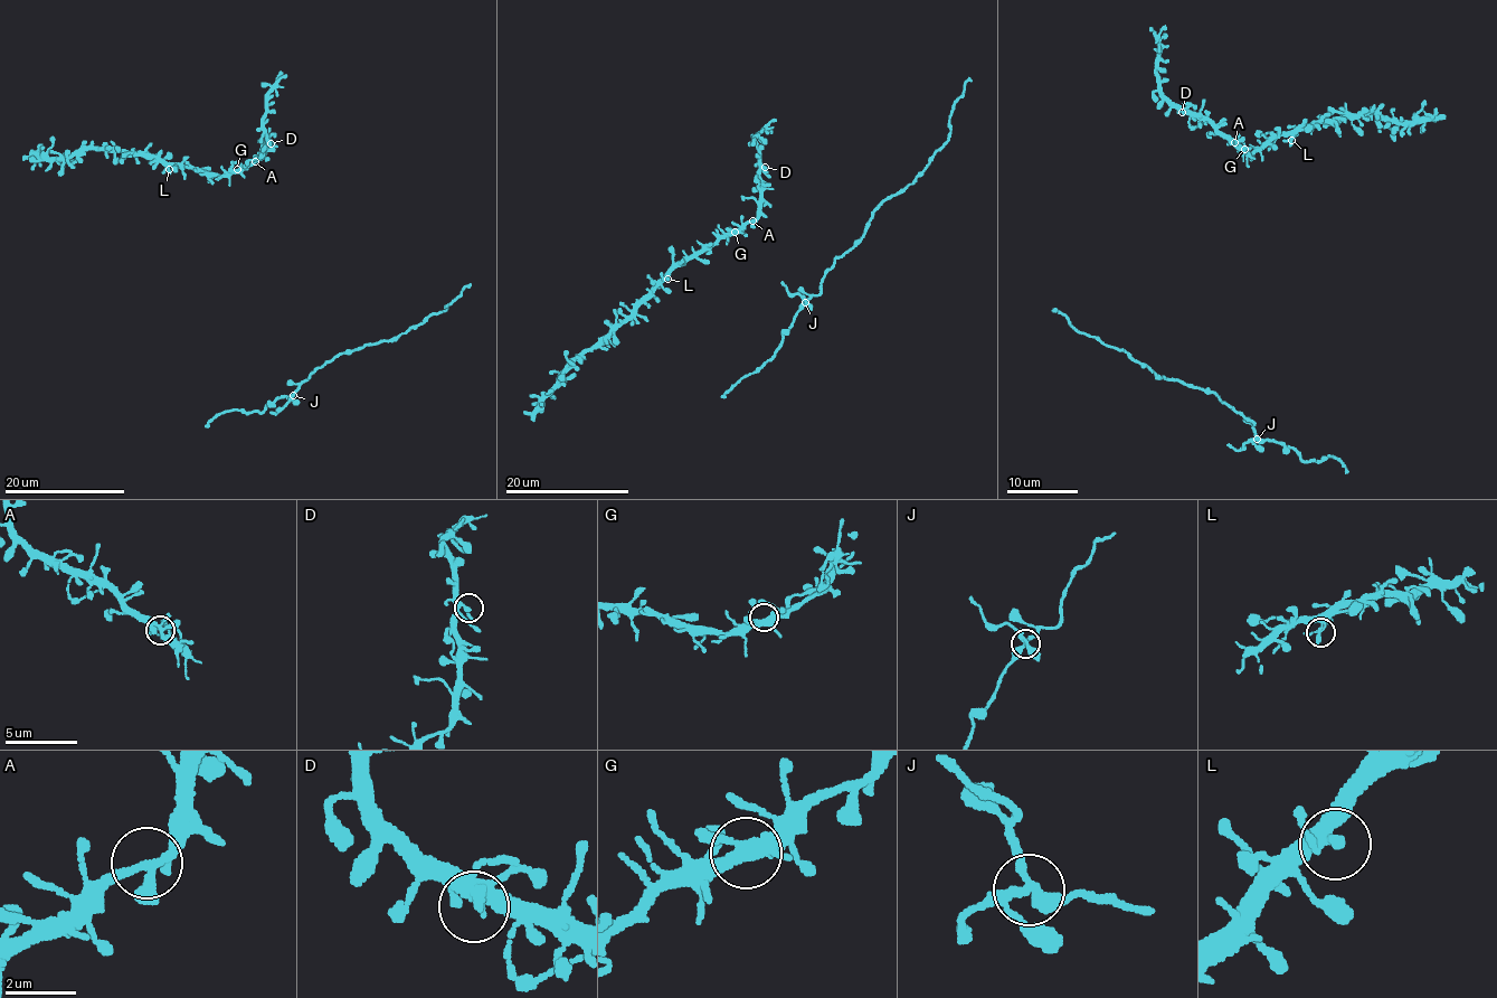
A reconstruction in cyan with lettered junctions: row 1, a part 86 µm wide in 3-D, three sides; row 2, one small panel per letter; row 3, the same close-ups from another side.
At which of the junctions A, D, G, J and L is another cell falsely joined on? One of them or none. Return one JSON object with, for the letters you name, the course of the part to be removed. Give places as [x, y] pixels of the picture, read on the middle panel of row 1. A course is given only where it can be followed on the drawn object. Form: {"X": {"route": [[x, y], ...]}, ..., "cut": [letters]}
{"J": {"route": [[806, 301], [797, 293], [786, 291], [782, 281]]}, "cut": ["J"]}

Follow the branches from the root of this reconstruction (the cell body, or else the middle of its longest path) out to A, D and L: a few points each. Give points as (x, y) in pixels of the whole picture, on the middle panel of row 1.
A: (742, 233), (739, 232), (752, 220)
D: (742, 233), (739, 232), (757, 216), (759, 173), (765, 167)
L: (742, 233), (726, 233), (713, 243), (707, 243), (682, 260), (668, 279)

